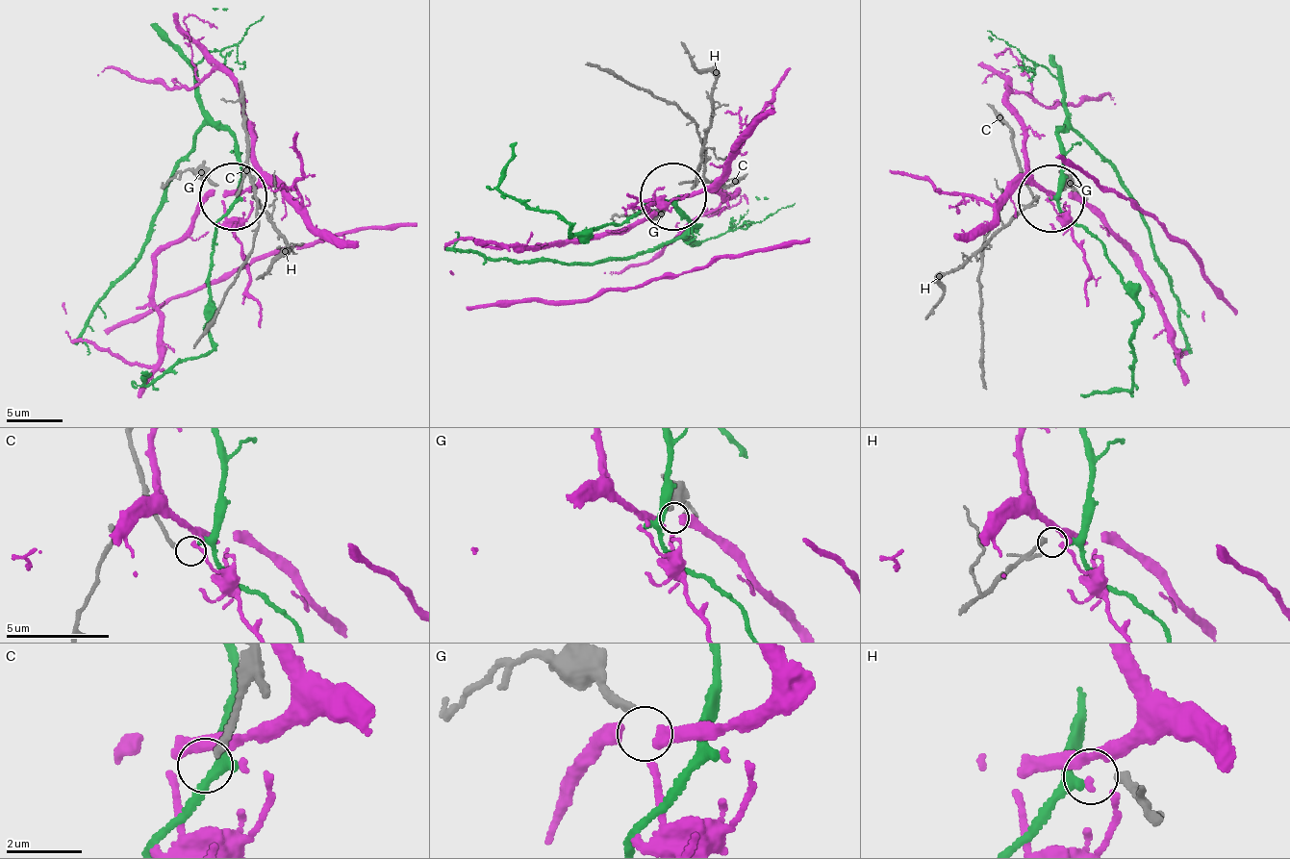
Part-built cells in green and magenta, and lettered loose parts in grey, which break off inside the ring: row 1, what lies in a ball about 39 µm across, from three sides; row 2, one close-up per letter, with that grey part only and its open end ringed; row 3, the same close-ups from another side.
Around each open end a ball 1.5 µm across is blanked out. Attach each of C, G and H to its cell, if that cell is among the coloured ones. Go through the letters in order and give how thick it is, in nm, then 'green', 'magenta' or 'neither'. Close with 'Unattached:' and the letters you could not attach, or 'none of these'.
C: calibre 180 nm; neither
G: calibre 240 nm; neither
H: calibre 200 nm; green
Unattached: C, G

